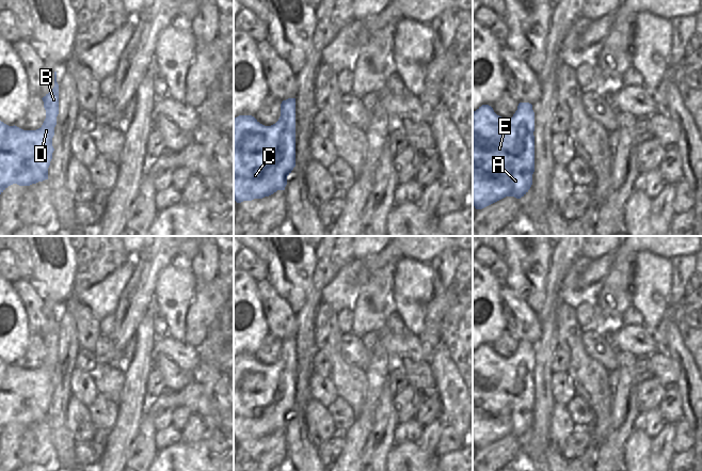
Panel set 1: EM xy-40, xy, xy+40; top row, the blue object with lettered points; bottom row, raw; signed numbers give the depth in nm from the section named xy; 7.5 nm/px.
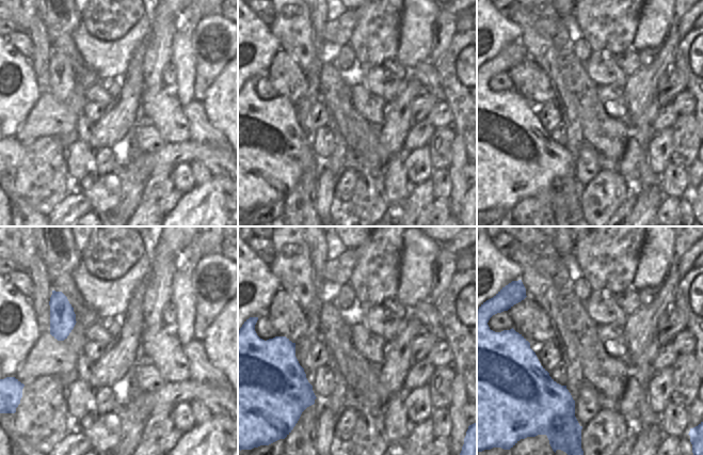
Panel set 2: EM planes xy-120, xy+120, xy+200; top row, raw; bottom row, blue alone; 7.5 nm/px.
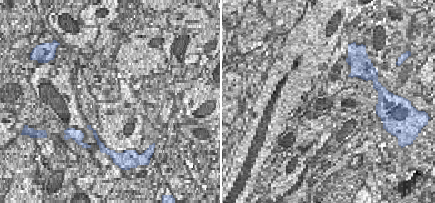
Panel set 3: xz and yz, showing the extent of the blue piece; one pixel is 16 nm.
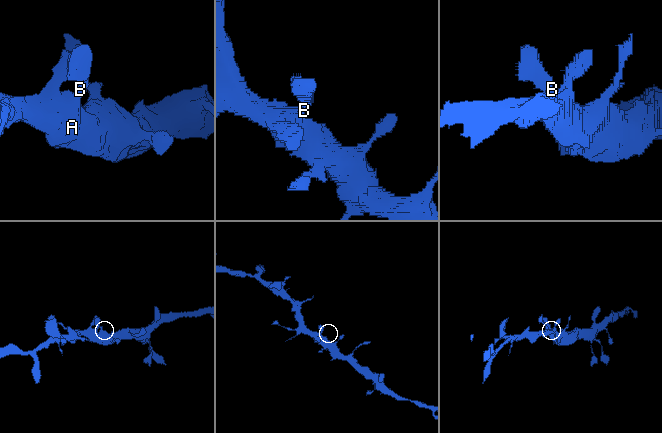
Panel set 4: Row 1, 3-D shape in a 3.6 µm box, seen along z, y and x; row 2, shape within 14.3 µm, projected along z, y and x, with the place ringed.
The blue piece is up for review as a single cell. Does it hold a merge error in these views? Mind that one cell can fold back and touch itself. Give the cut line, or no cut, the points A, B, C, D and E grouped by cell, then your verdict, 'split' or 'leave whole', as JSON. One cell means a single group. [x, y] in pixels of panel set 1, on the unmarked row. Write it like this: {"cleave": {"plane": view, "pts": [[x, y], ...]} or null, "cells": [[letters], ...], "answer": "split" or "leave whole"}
{"cleave": null, "cells": [["A", "B", "C", "D", "E"]], "answer": "leave whole"}

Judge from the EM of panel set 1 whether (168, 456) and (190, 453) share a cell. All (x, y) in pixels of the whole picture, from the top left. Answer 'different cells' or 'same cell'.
same cell

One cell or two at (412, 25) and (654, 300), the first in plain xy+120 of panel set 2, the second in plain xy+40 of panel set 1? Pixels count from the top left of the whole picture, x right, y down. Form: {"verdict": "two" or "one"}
{"verdict": "one"}

